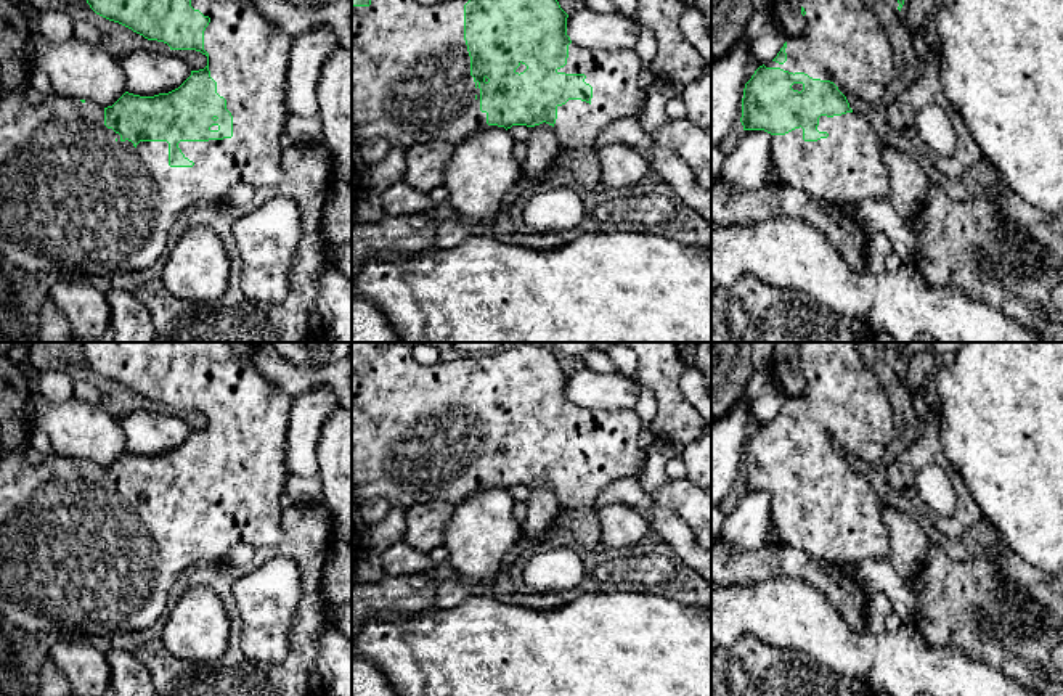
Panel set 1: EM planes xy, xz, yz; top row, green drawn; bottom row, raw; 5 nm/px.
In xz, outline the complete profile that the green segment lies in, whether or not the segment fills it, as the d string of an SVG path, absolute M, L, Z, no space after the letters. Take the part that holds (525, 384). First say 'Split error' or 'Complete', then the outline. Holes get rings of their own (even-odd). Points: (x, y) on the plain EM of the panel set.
Split error. M352 342L352 535L361 535L365 524L358 508L373 498L384 498L406 511L429 502L461 503L487 485L507 490L546 482L554 487L562 510L573 510L594 506L615 481L637 477L646 463L637 413L578 407L567 395L567 378L557 358L535 344L422 365L401 342L387 347Z

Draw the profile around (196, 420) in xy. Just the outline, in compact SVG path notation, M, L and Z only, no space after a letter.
M34 342L29 358L35 370L59 370L74 381L90 381L101 394L101 405L119 421L135 410L175 415L188 423L193 431L207 426L207 416L196 410L172 410L167 403L148 400L132 389L96 375L85 360L82 342Z

